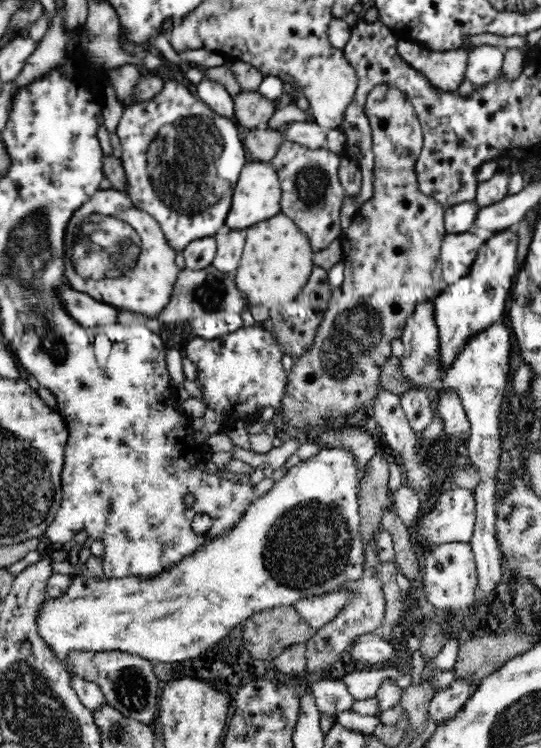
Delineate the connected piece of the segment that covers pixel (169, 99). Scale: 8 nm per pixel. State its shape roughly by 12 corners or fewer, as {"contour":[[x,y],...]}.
{"contour":[[166,80],[116,136],[133,206],[182,252],[225,228],[231,119]]}

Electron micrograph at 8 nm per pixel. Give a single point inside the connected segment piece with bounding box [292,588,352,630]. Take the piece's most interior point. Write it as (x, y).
(317, 610)

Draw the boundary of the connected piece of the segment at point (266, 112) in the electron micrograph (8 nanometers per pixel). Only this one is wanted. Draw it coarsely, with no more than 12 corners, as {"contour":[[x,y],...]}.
{"contour":[[259,91],[233,96],[234,116],[256,130],[278,110],[279,99]]}

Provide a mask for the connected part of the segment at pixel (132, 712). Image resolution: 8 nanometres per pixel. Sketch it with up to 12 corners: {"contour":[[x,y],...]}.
{"contour":[[95,653],[96,686],[112,708],[150,724],[158,711],[154,660]]}

